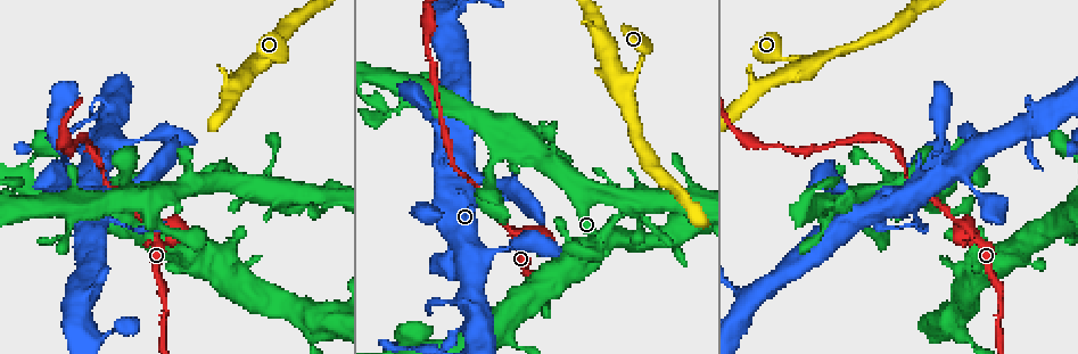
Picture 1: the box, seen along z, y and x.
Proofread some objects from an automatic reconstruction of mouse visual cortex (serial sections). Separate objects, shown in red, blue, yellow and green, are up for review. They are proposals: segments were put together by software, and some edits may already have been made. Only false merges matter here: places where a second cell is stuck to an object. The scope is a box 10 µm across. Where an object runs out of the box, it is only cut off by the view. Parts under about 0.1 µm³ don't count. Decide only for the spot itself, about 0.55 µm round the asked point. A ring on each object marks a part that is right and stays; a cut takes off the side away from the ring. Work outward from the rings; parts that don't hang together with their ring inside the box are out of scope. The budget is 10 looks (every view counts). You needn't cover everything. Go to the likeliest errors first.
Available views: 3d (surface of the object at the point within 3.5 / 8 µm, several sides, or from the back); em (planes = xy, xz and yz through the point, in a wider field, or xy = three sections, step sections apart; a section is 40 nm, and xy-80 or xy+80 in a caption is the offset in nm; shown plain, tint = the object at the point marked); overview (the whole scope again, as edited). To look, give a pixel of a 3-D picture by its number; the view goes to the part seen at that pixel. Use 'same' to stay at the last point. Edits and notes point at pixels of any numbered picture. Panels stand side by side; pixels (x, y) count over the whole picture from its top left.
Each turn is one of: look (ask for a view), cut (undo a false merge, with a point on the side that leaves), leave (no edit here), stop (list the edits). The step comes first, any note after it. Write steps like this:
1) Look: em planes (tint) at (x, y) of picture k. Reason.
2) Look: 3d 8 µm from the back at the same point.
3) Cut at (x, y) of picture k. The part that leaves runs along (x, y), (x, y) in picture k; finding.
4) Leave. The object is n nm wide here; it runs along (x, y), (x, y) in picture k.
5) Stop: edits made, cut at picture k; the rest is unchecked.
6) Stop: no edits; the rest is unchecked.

Look: 3d 8 µm at (964, 220) of picture 1. Sudden change in width.

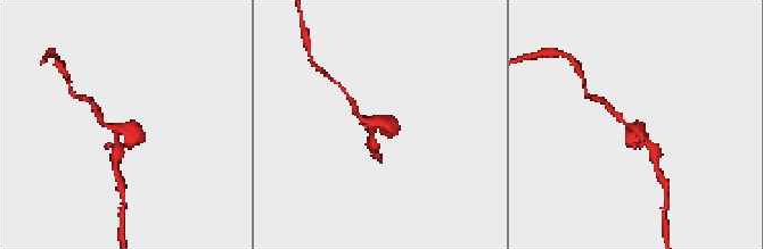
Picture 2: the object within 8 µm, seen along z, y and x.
Look: em xy step 3 (tint) at the same point.

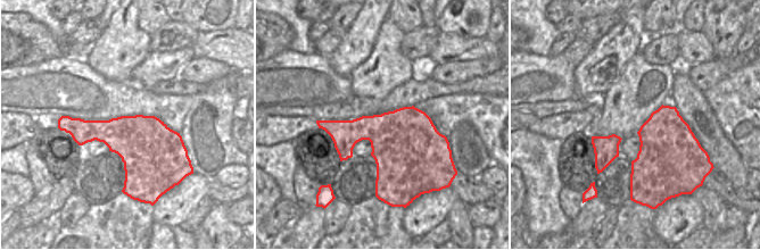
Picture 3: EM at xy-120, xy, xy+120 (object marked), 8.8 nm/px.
Leave. Continuous, no second cell.

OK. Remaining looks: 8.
Look: 3d 8 µm at (939, 161) of picture 1. Sudden change in width.

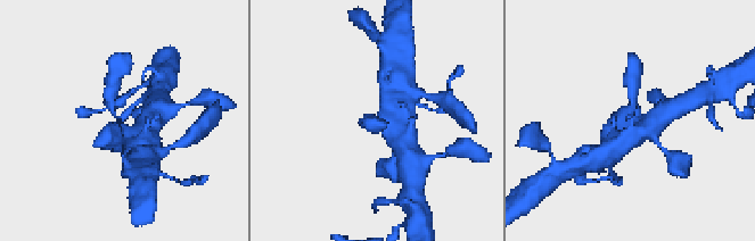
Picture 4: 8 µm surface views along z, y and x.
Look: em xy step 3 (tint) at the same point.

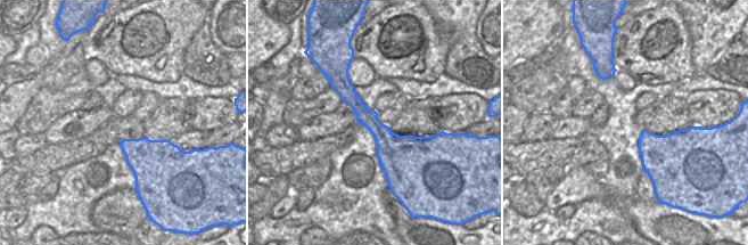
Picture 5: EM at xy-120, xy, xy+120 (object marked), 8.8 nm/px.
Leave. It runs along (149, 135), (114, 115), (111, 91) in picture 4; one cell here.

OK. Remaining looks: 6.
Look: 3d 3.5 µm at (491, 175) of picture 1. Branch point.

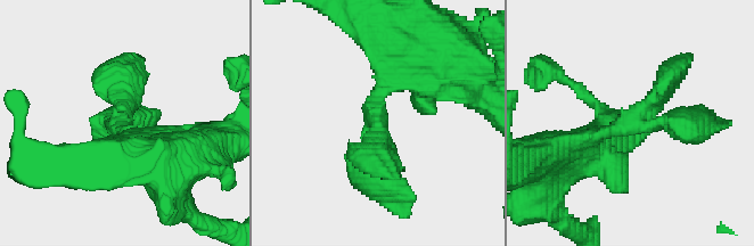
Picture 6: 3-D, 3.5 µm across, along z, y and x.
Look: em xy step 1 (tint) at (629, 126) of picture 6. 3 arms meet here; the arms are 300, 350, 400 nm wide.

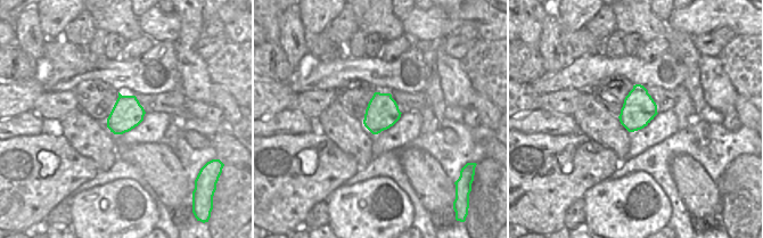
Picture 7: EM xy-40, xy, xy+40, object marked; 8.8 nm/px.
Leave. One cell here.

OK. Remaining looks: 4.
Look: 3d 3.5 µm at (317, 195) of picture 1.

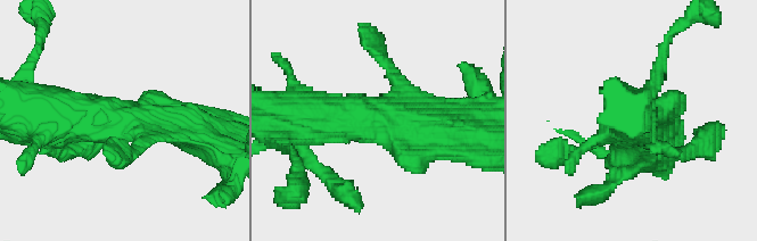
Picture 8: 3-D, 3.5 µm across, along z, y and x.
Look: em xy step 2 (tint) at (381, 116) of picture 8.

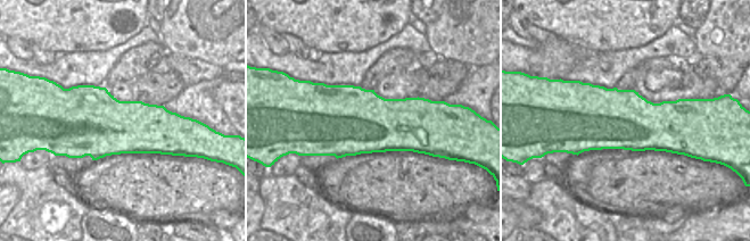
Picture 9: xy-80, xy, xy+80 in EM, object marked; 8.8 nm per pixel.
Leave. The object is 600 nm wide here; it runs along (301, 115), (385, 111), (451, 138) in picture 8; all the same cell.

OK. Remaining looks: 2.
Stop: no edits; the rest is unchecked.

